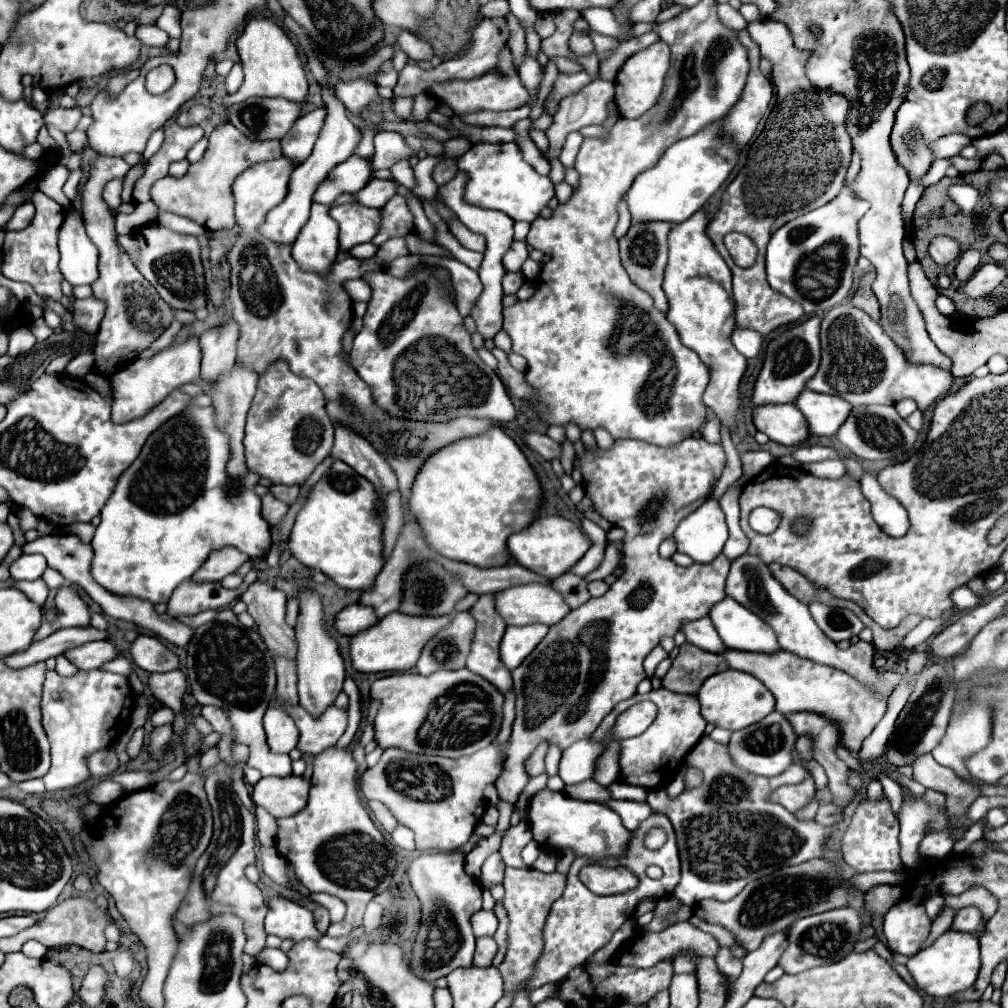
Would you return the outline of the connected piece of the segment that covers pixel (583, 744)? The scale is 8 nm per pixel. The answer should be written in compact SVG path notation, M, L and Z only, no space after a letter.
M580 740L564 750L560 760L560 776L566 784L578 784L592 778L596 758L602 754L602 748L592 740Z

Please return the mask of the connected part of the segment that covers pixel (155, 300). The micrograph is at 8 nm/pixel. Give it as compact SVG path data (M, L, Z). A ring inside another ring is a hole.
M98 154L98 158L90 166L90 178L82 186L82 218L84 228L94 246L100 252L98 260L98 280L92 284L92 292L96 298L106 300L106 316L98 330L98 342L94 348L96 356L96 372L110 376L130 364L140 352L144 352L150 342L154 342L172 322L172 308L158 296L158 292L144 280L138 268L132 264L128 254L120 248L114 232L114 210L102 198L104 186L120 176L126 176L130 166L122 158L108 158Z

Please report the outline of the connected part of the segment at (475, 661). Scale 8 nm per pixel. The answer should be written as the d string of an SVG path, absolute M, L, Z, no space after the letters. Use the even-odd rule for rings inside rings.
M482 594L480 600L470 608L476 618L476 636L466 662L466 668L474 674L490 680L498 692L508 692L512 688L512 676L500 662L498 644L506 630L506 622L498 616L494 608L494 594Z

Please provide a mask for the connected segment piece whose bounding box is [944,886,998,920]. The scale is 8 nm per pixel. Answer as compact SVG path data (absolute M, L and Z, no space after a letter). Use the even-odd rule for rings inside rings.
M972 886L960 896L944 896L944 898L946 898L946 906L950 906L954 912L960 912L966 906L980 908L984 920L990 920L990 916L994 916L994 912L998 908L994 896L990 892L986 892L984 888L980 888L980 886Z

